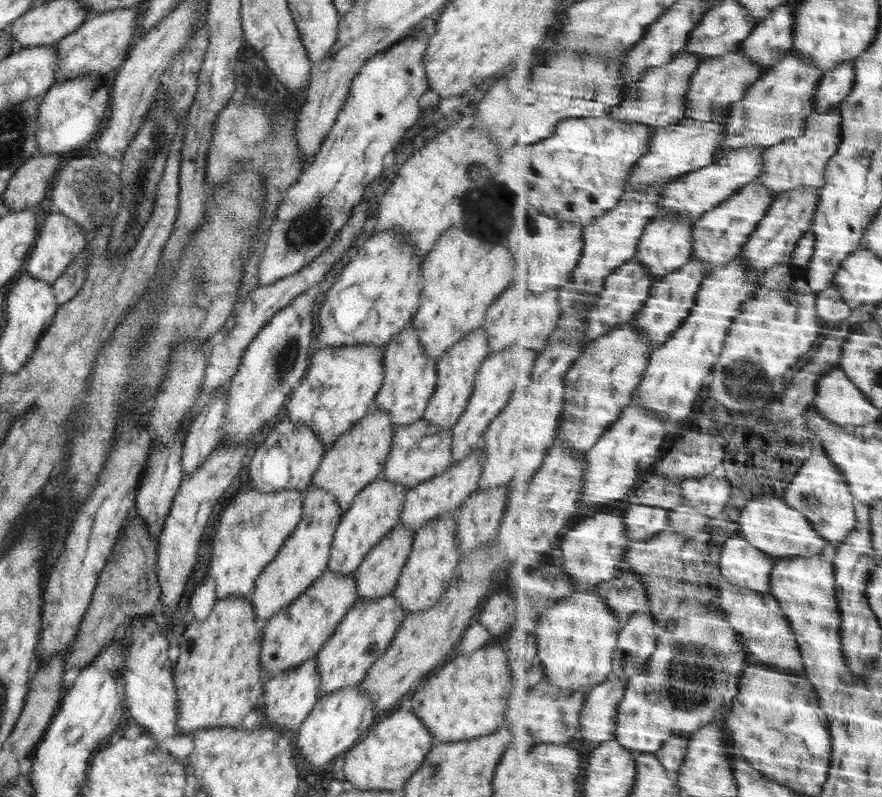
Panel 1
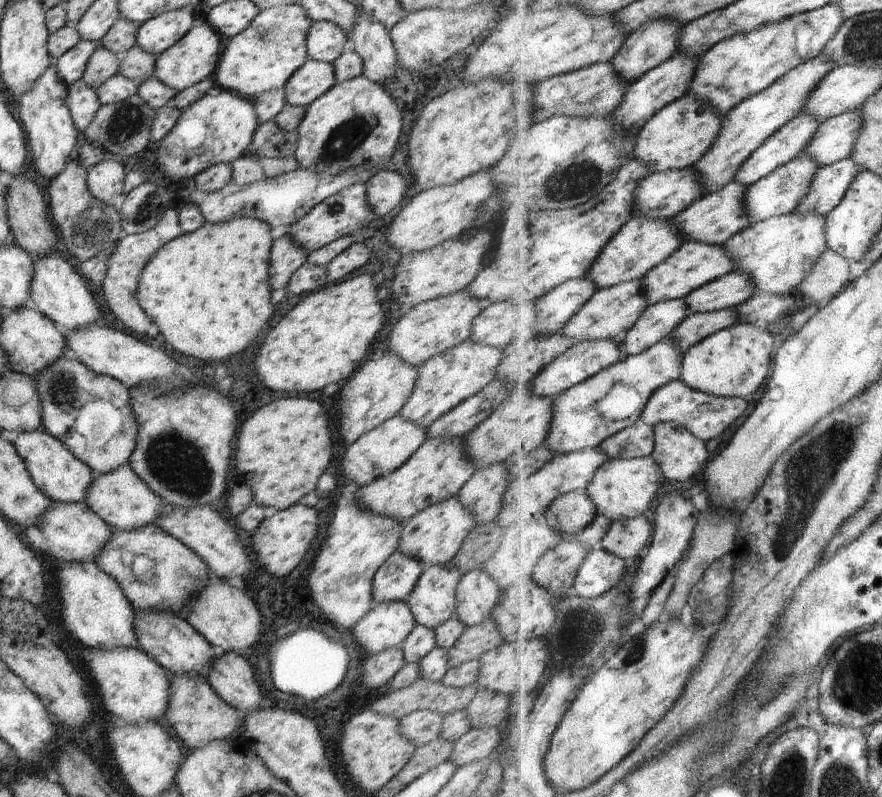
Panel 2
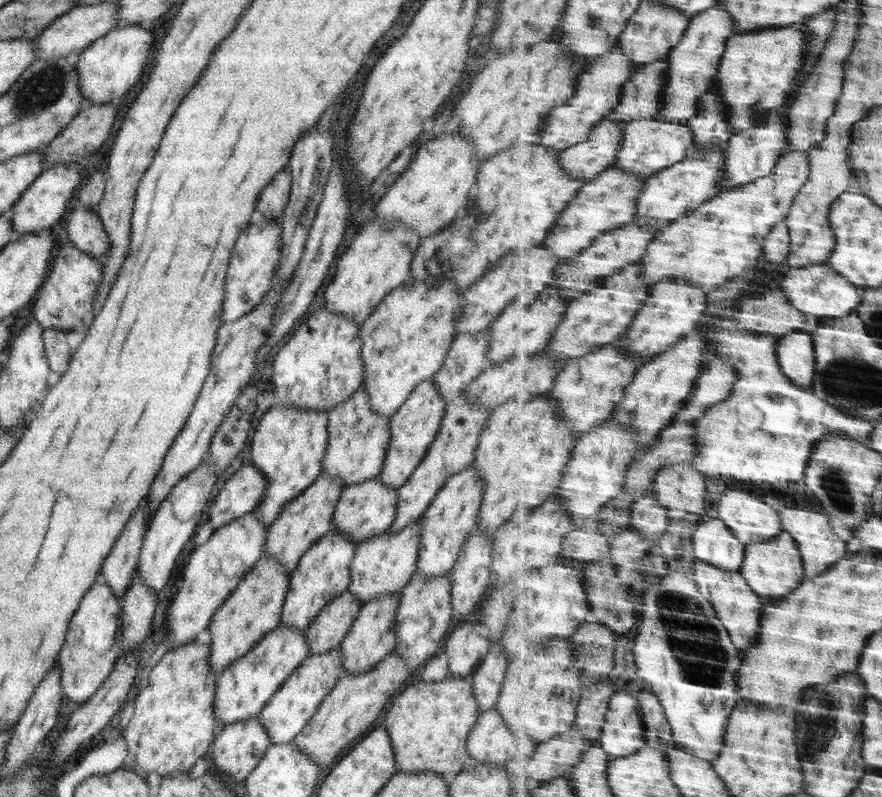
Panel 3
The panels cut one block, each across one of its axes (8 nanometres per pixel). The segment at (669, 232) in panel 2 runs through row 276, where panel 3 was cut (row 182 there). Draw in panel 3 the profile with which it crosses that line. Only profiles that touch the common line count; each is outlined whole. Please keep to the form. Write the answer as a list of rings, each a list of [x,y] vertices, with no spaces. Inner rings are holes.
[[[611,166],[596,180],[586,183],[585,187],[581,188],[577,198],[569,204],[562,218],[557,220],[557,227],[542,245],[565,261],[577,257],[582,251],[592,247],[606,232],[624,228],[635,222],[637,206],[646,181],[633,172],[626,172],[619,166]]]

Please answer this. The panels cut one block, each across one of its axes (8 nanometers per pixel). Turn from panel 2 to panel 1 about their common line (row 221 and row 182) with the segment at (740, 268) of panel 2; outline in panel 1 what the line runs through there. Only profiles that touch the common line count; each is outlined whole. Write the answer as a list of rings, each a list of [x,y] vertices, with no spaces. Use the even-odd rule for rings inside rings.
[[[834,110],[827,114],[814,114],[809,118],[809,126],[804,136],[789,139],[776,147],[767,148],[763,175],[758,182],[768,185],[776,195],[784,195],[800,187],[824,188],[827,183],[829,162],[838,154],[845,139],[844,117],[842,110]]]

